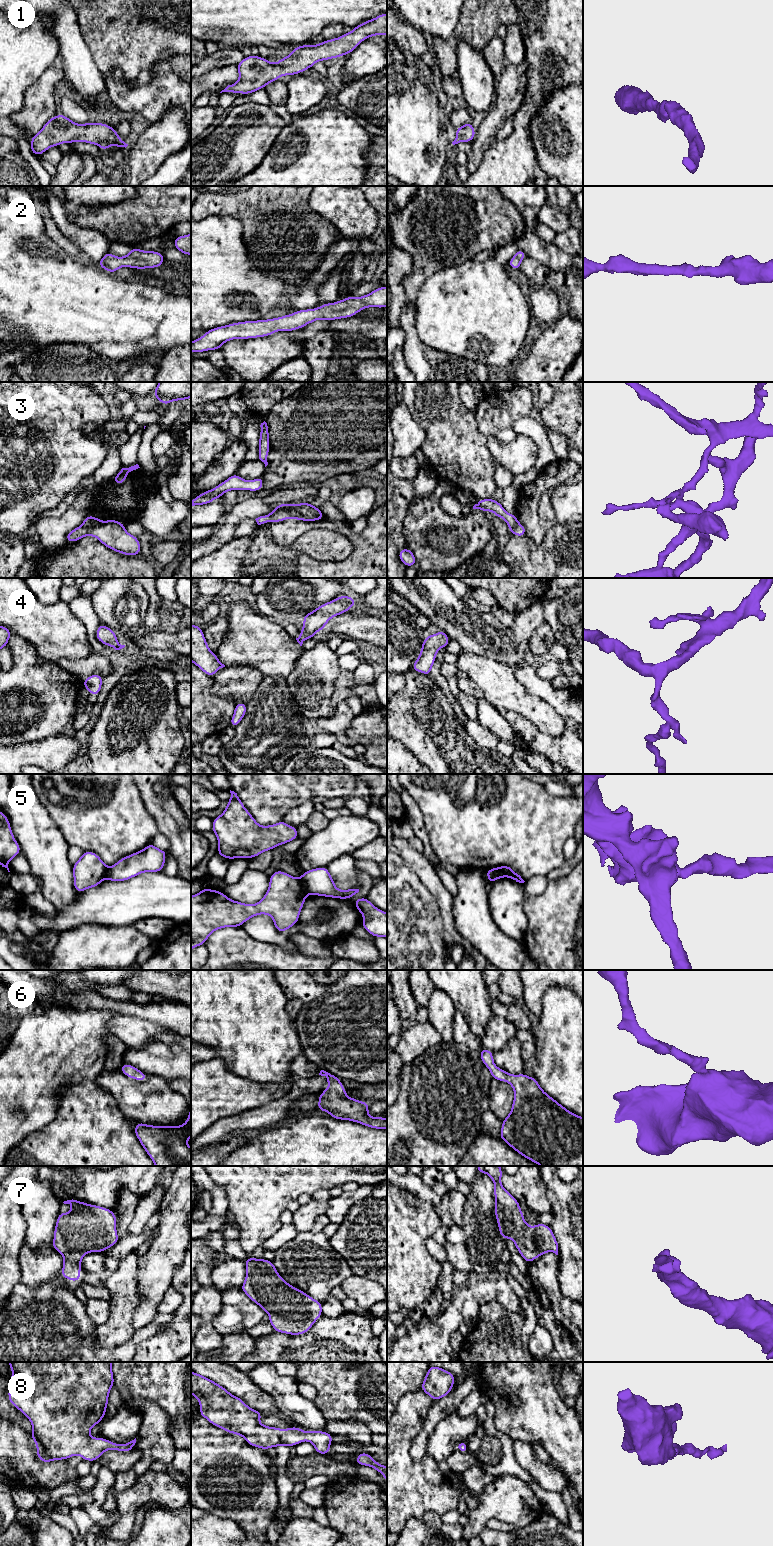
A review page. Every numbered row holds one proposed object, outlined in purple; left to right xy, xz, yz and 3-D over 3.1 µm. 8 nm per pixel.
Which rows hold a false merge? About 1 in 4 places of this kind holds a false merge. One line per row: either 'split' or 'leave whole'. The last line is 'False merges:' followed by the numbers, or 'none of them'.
1: leave whole
2: leave whole
3: split
4: leave whole
5: split
6: leave whole
7: leave whole
8: leave whole
False merges: 3, 5

